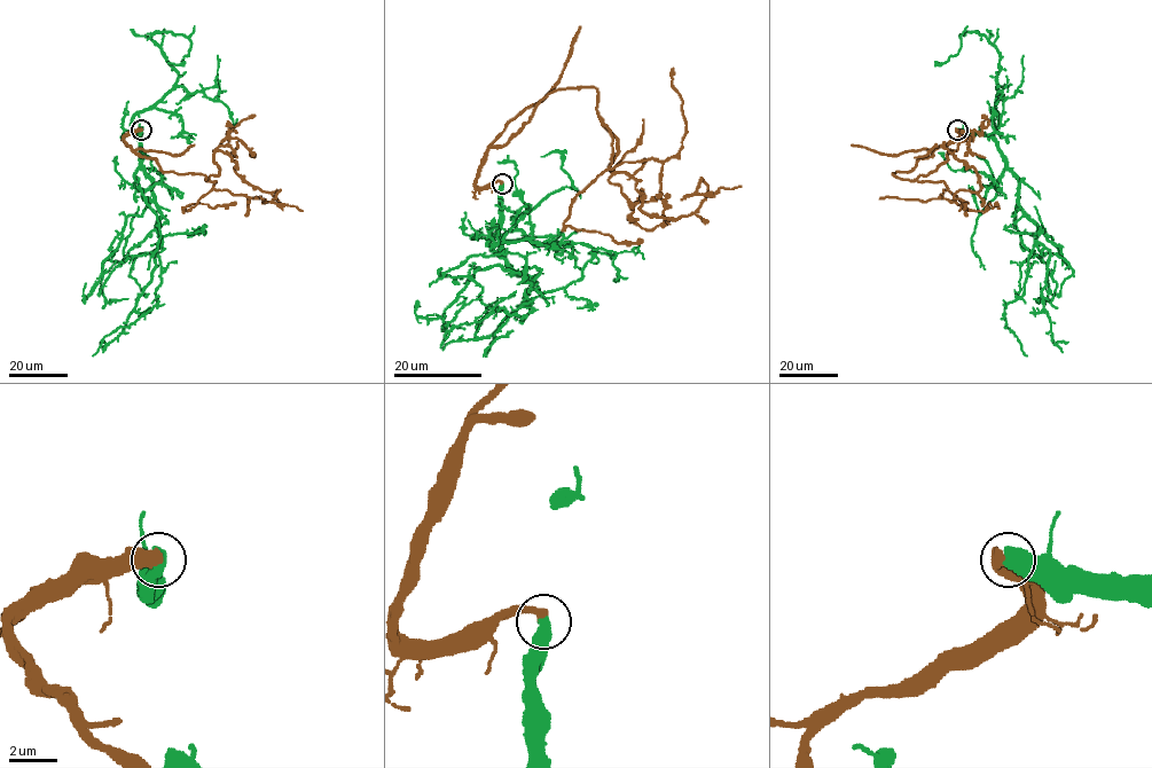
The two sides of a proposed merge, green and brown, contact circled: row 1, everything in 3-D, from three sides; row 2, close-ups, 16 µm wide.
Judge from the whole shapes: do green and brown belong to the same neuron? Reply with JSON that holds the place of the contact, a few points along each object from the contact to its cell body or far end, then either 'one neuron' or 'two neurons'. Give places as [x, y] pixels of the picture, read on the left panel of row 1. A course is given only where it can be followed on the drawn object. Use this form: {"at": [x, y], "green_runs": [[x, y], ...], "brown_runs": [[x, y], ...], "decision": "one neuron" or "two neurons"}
{"at": [141, 130], "green_runs": [[141, 130], [140, 165], [151, 180], [153, 202], [161, 213], [157, 302], [127, 327], [106, 335], [93, 355]], "brown_runs": [[141, 130], [125, 141], [163, 172], [206, 180], [222, 151], [245, 181], [303, 211]], "decision": "one neuron"}

